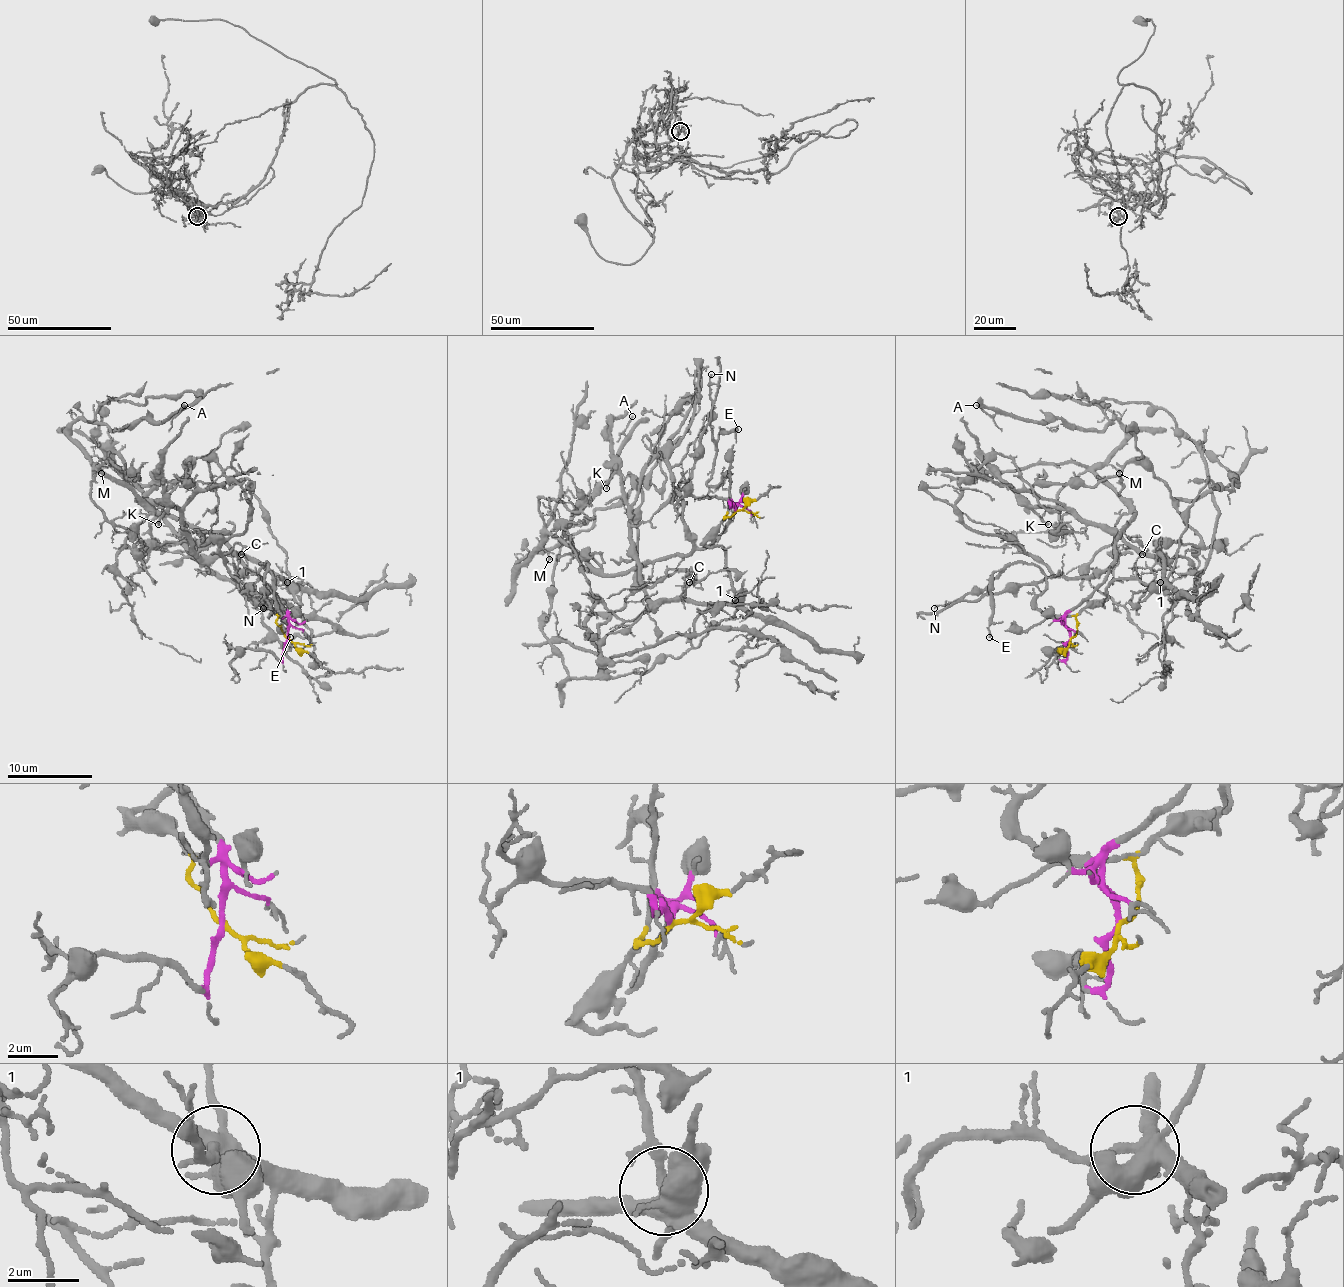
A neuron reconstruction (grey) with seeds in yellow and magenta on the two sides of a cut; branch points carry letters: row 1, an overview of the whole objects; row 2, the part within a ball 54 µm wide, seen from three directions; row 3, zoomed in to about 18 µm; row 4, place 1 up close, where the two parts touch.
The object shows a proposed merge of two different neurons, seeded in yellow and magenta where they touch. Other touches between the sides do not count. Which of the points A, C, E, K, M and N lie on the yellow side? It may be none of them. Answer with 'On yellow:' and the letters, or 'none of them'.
On yellow: C, E, K, N

